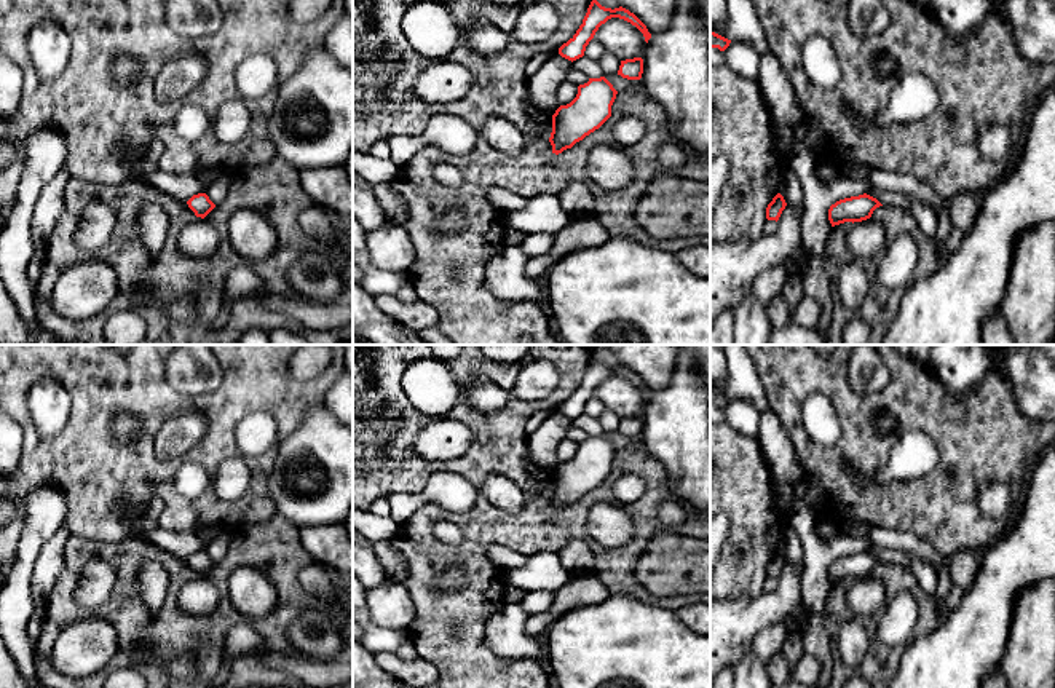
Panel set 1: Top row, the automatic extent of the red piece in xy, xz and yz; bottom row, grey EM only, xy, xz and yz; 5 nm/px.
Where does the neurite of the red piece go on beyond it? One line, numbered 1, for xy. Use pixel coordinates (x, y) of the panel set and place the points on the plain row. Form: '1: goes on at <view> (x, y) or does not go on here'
1: does not go on here

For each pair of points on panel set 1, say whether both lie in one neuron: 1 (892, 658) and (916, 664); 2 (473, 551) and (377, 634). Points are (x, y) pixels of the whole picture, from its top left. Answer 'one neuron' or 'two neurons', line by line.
1: two neurons
2: two neurons

